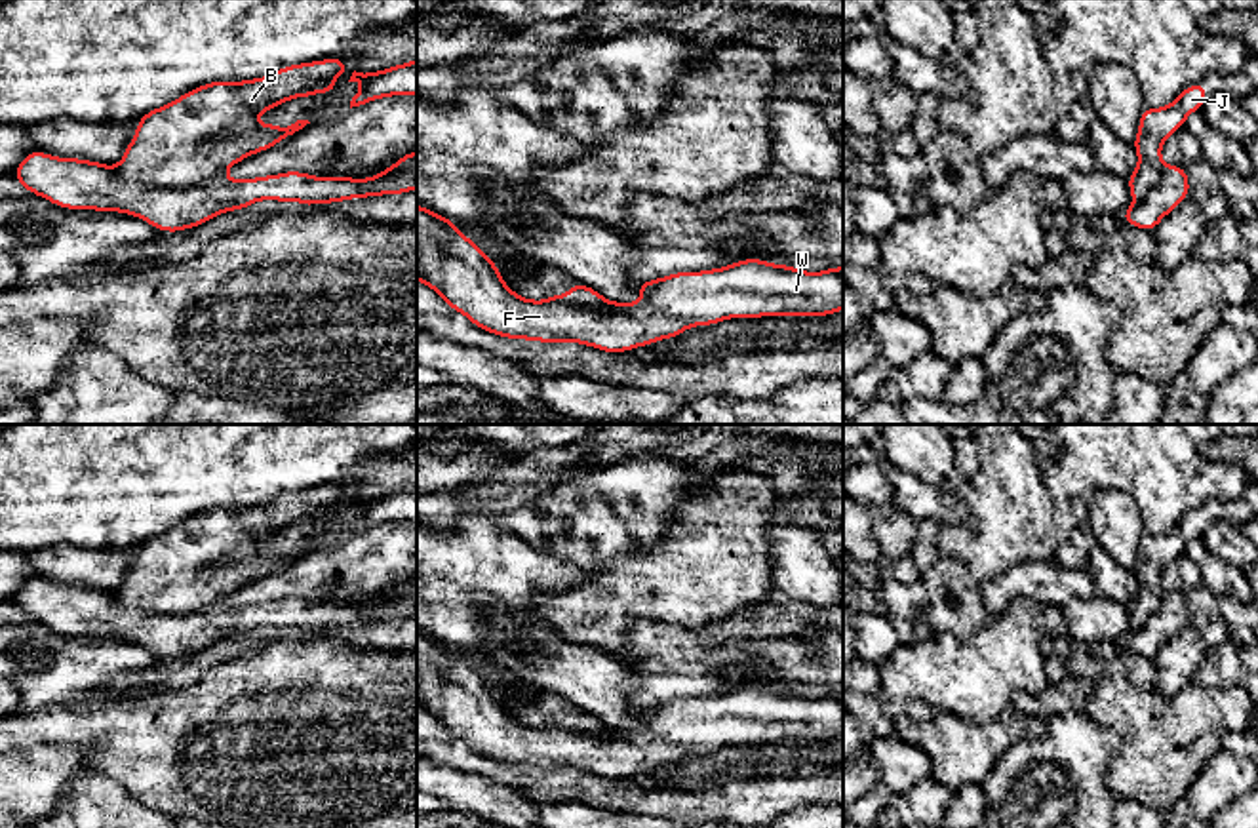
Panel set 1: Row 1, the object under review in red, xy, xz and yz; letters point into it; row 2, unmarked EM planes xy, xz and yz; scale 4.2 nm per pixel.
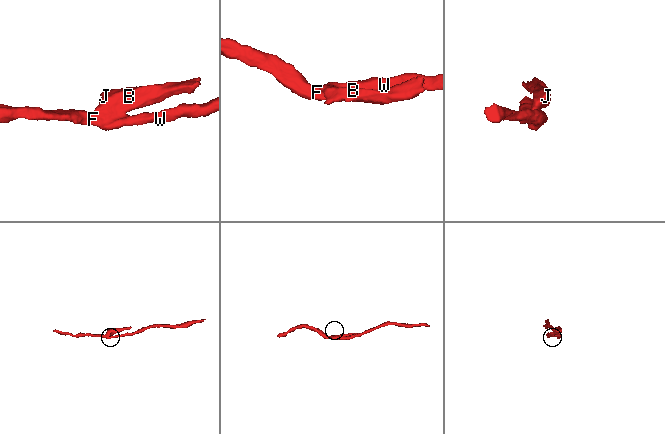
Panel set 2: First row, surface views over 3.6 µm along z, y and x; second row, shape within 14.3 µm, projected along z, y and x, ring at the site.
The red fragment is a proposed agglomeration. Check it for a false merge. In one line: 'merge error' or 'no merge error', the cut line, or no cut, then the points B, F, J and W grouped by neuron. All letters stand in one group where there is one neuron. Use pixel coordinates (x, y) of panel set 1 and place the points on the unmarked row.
merge error; cut in xy along (111, 594), (124, 606), (164, 613), (193, 613), (223, 596); B J / F W

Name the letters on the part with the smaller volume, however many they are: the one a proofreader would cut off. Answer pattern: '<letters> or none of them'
B, J

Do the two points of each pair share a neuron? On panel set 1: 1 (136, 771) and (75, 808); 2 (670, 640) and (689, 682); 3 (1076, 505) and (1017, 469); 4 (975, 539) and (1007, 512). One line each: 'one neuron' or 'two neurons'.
1: two neurons
2: one neuron
3: one neuron
4: one neuron

